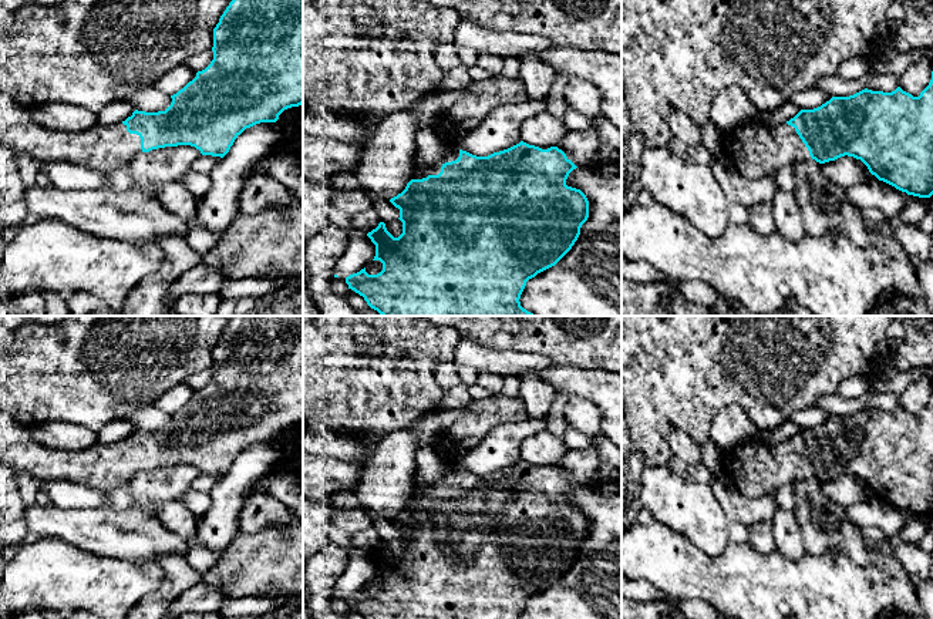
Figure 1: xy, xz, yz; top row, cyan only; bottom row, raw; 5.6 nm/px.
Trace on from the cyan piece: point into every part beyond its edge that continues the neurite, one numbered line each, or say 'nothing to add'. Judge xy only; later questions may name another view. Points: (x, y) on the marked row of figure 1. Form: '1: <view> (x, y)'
1: xy (101, 148)

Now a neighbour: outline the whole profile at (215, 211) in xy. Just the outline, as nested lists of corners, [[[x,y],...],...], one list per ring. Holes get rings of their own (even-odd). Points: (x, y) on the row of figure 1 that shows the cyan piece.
[[[260,122],[246,128],[229,152],[210,171],[212,186],[198,202],[196,221],[212,235],[220,236],[239,212],[243,174],[260,158],[269,155],[280,139],[274,122]]]

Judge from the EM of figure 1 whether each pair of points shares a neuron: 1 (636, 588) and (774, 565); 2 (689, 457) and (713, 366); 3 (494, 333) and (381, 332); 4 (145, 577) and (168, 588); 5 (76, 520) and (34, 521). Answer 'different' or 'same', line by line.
1: different
2: different
3: different
4: different
5: same

